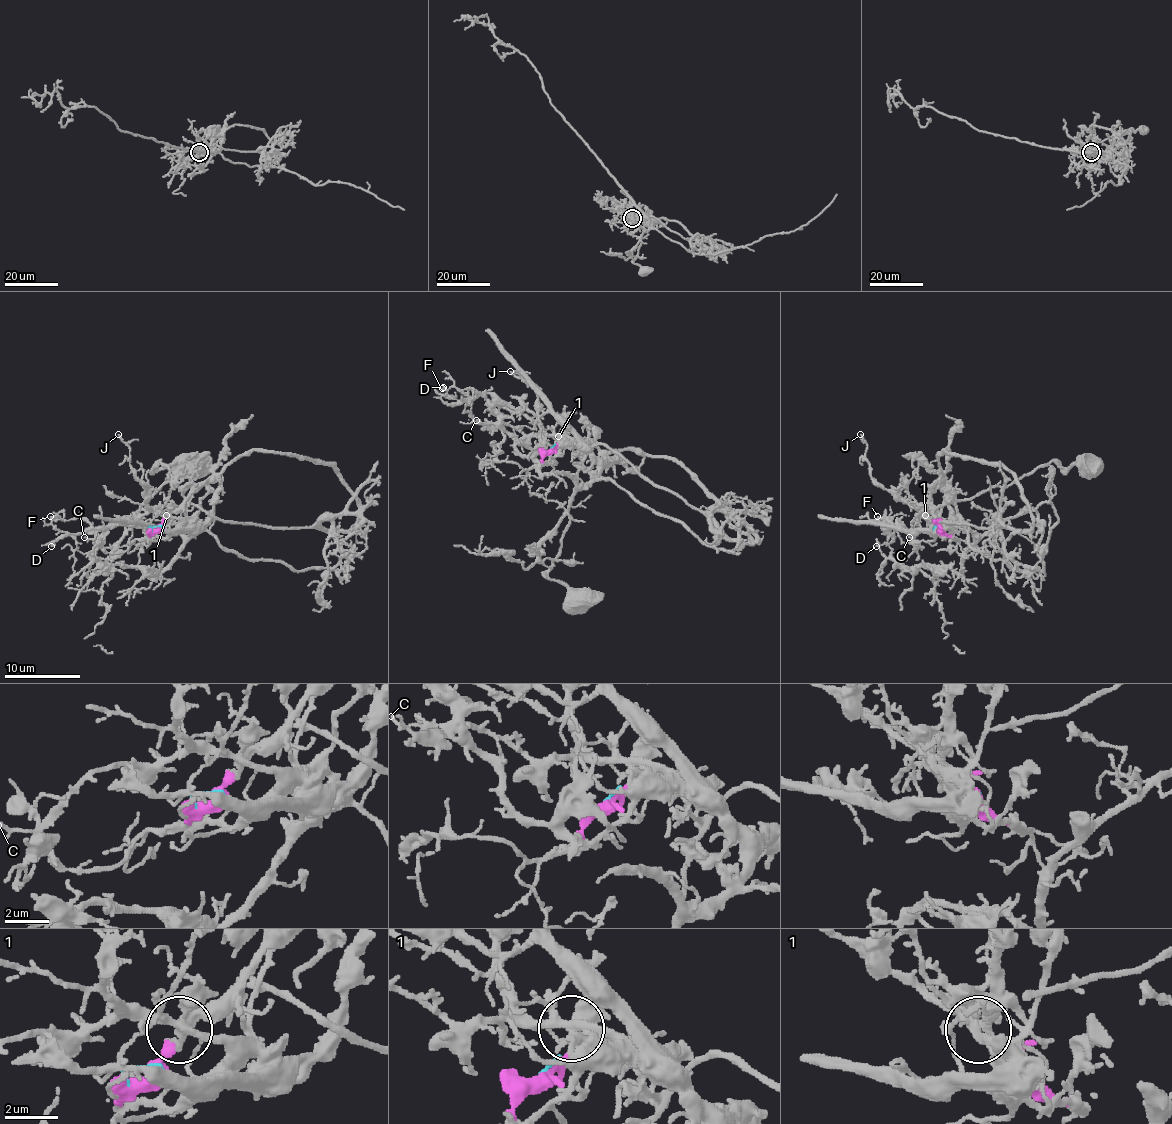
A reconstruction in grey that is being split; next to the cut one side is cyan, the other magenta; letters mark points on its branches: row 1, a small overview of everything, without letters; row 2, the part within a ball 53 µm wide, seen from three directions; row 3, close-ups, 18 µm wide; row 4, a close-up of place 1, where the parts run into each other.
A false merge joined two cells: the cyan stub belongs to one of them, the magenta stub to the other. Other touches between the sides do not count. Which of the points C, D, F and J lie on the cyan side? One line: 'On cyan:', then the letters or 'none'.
On cyan: C, D, F, J

